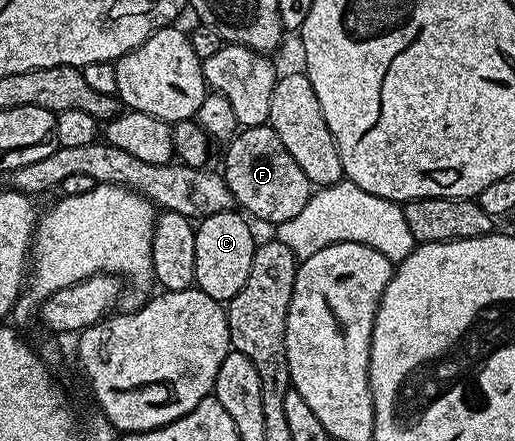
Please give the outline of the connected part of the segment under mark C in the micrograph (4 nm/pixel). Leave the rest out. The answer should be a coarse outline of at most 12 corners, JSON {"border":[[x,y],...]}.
{"border":[[230,209],[195,227],[195,286],[222,305],[259,246]]}

